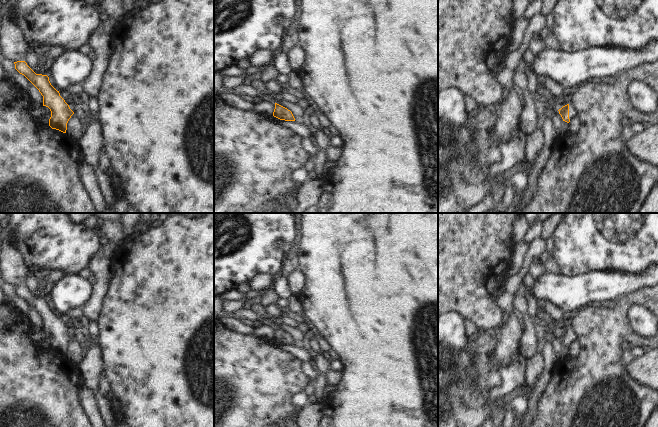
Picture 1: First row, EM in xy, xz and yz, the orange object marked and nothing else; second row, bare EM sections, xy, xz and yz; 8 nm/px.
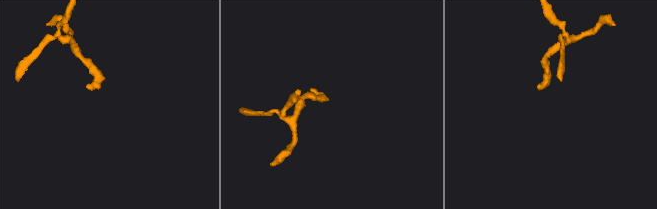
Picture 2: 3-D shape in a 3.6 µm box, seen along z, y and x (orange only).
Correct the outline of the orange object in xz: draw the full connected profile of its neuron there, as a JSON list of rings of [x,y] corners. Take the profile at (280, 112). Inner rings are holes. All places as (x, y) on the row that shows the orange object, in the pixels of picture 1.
[[[275,103],[275,109],[273,112],[273,116],[285,121],[295,121],[295,118],[290,110],[287,108]]]

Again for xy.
[[[25,61],[14,62],[15,69],[24,75],[43,96],[43,106],[51,111],[49,126],[66,133],[67,123],[74,112],[50,83],[47,75],[36,74]]]

